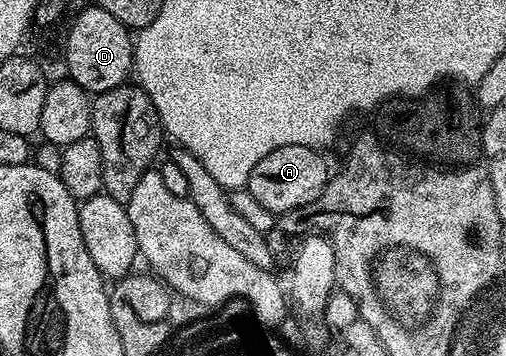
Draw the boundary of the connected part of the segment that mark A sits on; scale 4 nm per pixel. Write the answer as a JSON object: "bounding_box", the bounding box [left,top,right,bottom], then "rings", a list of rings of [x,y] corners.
{"bounding_box":[246,146,330,215],"rings":[[[279,146],[270,152],[270,156],[262,156],[258,164],[254,164],[254,172],[250,172],[250,180],[246,189],[262,208],[271,214],[281,215],[294,208],[302,208],[310,204],[326,188],[330,177],[330,169],[324,163],[324,158],[319,149],[311,146]]]}

